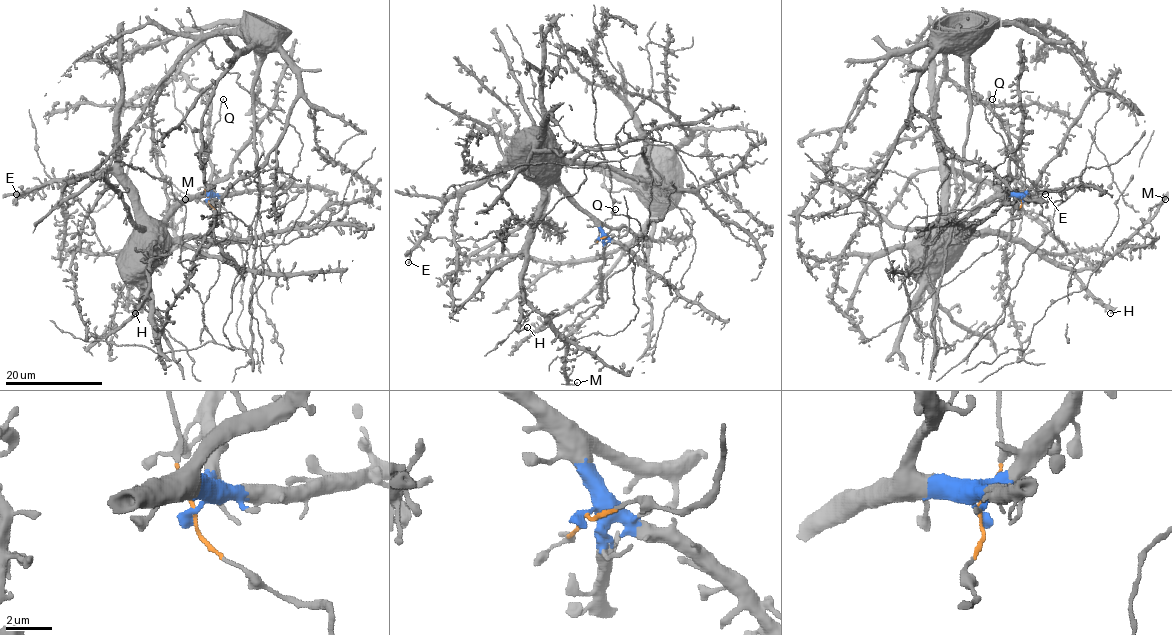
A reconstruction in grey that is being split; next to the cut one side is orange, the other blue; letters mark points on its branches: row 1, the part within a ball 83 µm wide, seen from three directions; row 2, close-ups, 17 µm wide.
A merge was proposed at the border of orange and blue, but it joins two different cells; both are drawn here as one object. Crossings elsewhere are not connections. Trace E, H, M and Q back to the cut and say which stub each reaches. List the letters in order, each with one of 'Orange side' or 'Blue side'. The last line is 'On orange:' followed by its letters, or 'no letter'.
E: Blue side
H: Blue side
M: Blue side
Q: Orange side
On orange: Q

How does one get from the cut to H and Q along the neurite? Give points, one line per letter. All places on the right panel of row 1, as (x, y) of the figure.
H: (1020, 199), (996, 196), (963, 228), (969, 234), (1002, 234), (1041, 250), (1065, 266), (1110, 313)
Q: (1020, 199), (1025, 190), (1024, 170), (995, 112), (992, 98)

